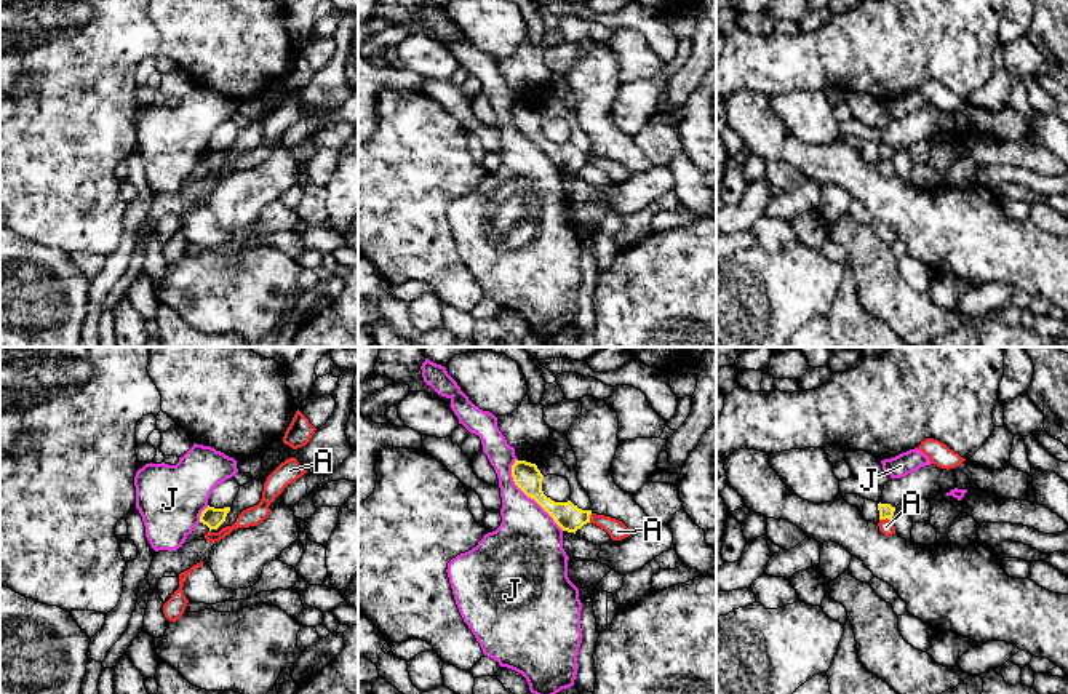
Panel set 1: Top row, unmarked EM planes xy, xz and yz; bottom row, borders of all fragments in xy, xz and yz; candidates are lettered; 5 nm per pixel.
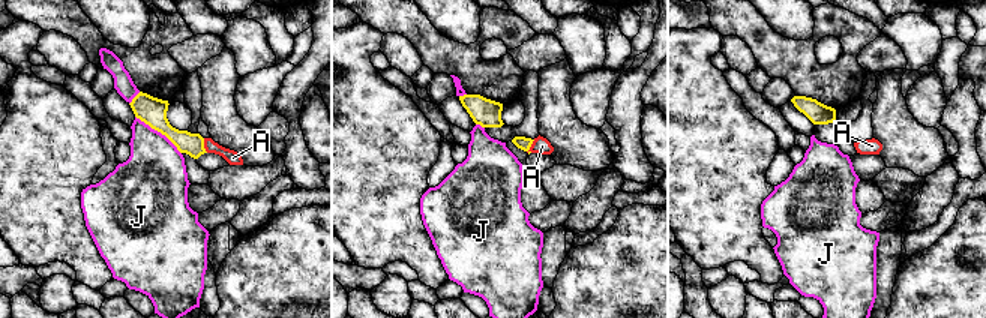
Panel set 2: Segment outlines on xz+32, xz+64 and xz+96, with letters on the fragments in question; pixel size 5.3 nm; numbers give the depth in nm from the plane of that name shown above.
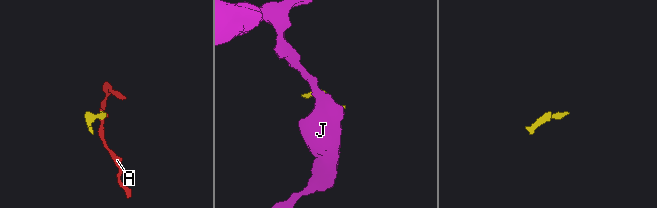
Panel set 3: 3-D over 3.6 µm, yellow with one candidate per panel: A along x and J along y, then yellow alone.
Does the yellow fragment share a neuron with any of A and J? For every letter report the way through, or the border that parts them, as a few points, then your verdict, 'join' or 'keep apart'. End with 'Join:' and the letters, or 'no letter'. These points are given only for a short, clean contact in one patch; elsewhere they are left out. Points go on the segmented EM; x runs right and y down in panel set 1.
A: runs through yz (886, 510), (884, 518), (886, 526); join
J: border along xz (515, 459), (512, 480), (563, 530); keep apart
Join: A

